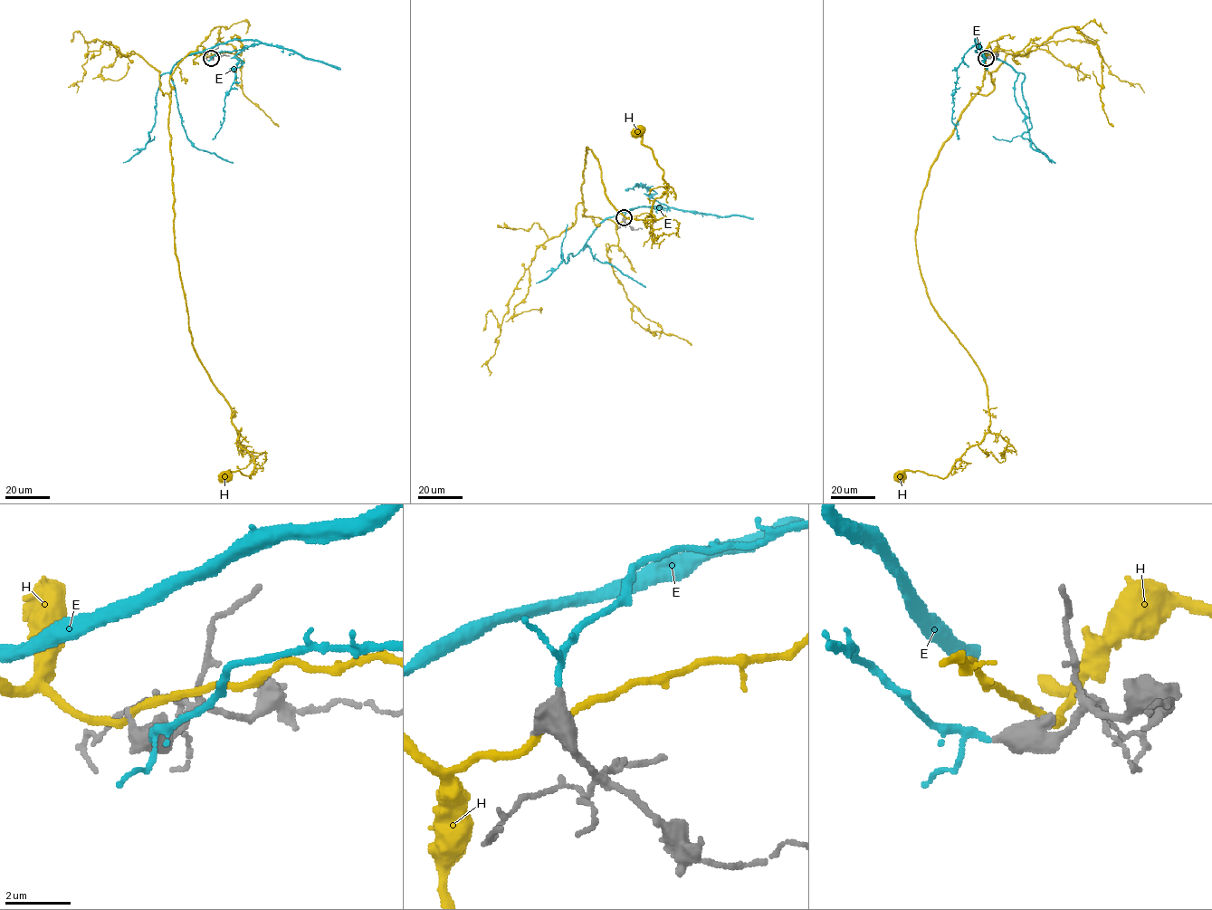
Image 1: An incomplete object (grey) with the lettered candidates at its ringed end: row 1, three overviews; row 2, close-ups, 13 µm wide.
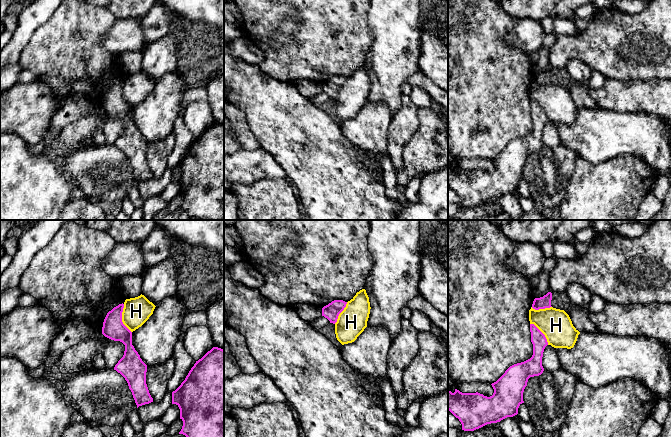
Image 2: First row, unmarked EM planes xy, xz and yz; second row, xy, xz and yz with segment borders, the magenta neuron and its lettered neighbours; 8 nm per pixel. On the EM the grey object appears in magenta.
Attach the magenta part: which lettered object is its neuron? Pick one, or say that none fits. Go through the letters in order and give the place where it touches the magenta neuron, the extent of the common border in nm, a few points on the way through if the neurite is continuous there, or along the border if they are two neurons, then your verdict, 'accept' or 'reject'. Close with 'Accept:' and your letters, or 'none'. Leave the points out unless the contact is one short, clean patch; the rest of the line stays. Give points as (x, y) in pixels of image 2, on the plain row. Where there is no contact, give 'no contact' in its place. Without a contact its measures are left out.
E: no contact; accept
H: contact xy (121, 94); length 240 nm; border xy (123, 80), (122, 99), (131, 108); reject
Accept: E

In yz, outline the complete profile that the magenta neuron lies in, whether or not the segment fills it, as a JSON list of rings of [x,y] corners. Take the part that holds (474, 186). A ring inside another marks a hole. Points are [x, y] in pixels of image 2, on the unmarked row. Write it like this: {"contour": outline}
{"contour": [[[530,100],[531,118],[533,120],[533,131],[530,135],[510,142],[505,149],[494,159],[494,169],[487,173],[478,168],[462,169],[455,165],[452,169],[448,166],[448,186],[459,195],[462,206],[474,207],[487,200],[497,199],[507,193],[518,190],[519,182],[524,179],[523,168],[530,153],[539,152],[543,149],[542,133],[545,123],[548,121],[545,111],[534,101]]]}

